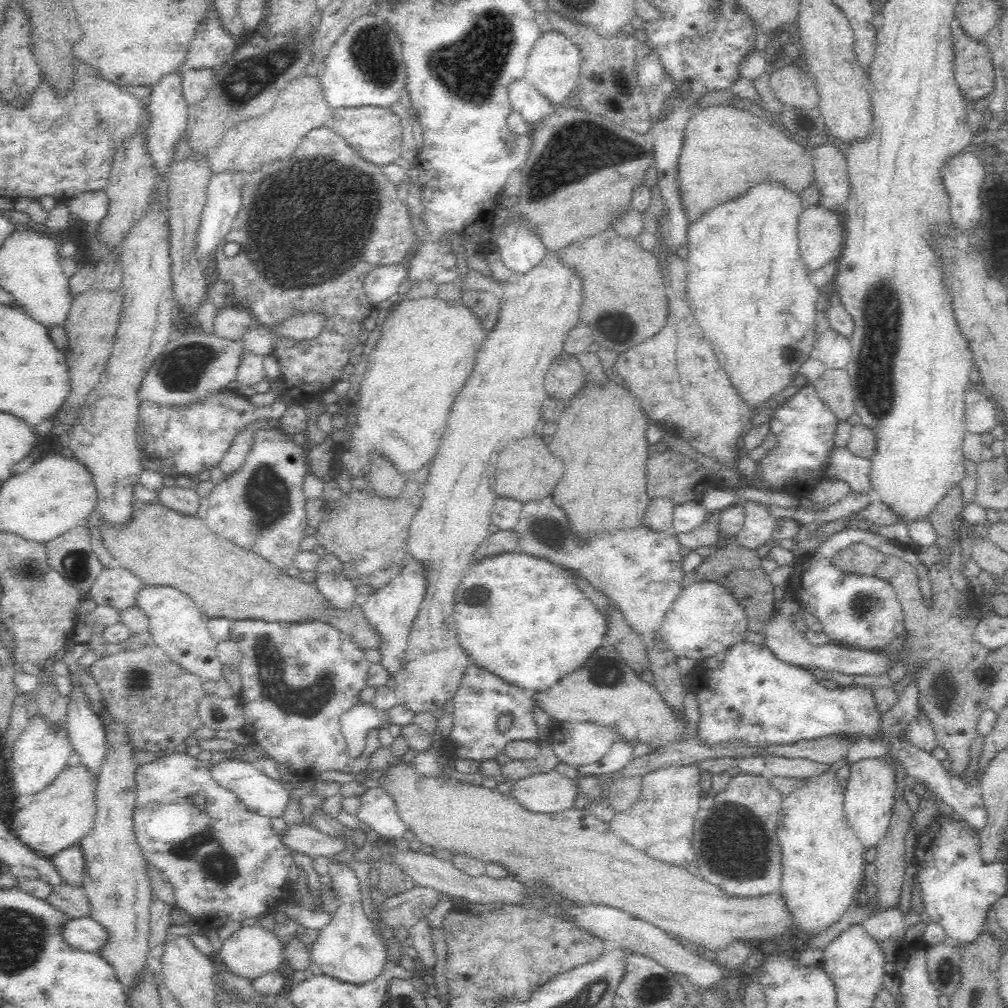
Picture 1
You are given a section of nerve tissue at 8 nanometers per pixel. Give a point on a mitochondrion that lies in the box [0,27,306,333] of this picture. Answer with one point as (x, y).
(254, 75)

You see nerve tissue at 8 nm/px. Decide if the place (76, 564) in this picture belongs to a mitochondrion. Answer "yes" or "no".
yes

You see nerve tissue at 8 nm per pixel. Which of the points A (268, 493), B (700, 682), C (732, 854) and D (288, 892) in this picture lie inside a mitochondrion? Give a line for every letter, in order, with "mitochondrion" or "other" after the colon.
A: mitochondrion
B: other
C: mitochondrion
D: other

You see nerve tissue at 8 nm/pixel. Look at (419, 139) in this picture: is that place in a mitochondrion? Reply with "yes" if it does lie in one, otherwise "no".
no

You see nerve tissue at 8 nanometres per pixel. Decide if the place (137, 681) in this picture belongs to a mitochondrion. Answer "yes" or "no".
yes

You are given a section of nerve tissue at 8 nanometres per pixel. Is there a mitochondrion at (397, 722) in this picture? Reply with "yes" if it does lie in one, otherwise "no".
no

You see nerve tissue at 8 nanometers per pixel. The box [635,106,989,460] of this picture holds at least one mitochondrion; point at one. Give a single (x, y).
(877, 387)

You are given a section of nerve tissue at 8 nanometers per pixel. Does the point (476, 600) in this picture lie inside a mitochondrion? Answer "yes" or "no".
yes

